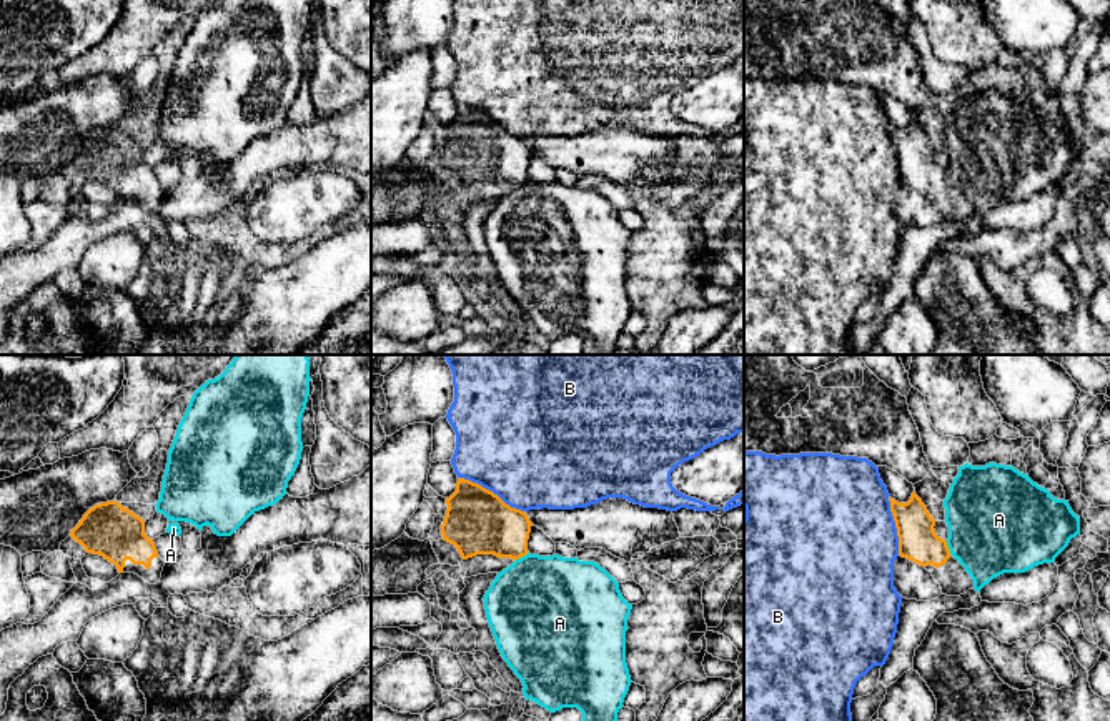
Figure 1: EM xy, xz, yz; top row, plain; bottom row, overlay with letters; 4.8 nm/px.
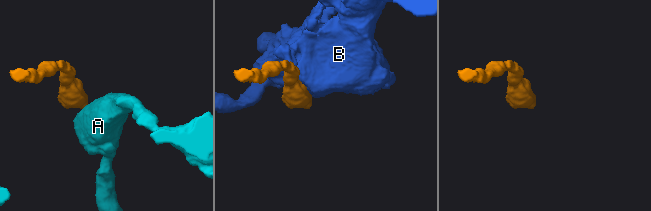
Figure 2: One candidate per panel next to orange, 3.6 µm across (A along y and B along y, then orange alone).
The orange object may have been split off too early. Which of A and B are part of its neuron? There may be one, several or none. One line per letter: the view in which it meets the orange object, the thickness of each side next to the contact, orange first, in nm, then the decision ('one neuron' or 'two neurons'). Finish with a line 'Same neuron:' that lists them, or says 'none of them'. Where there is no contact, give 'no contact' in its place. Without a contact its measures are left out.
A: contact in xz; calibres 300 and 480 nm; two neurons
B: contact in xz; calibres 320 and 500 nm; two neurons
Same neuron: none of them

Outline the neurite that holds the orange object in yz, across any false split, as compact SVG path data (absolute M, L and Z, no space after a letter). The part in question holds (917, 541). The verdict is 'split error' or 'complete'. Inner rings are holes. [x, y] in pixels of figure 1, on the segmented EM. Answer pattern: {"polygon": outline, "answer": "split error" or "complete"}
{"polygon": "M915 491L907 503L899 503L890 496L889 501L899 536L899 556L930 571L942 594L960 596L974 589L974 579L950 554L947 541L935 535L935 520Z", "answer": "split error"}

